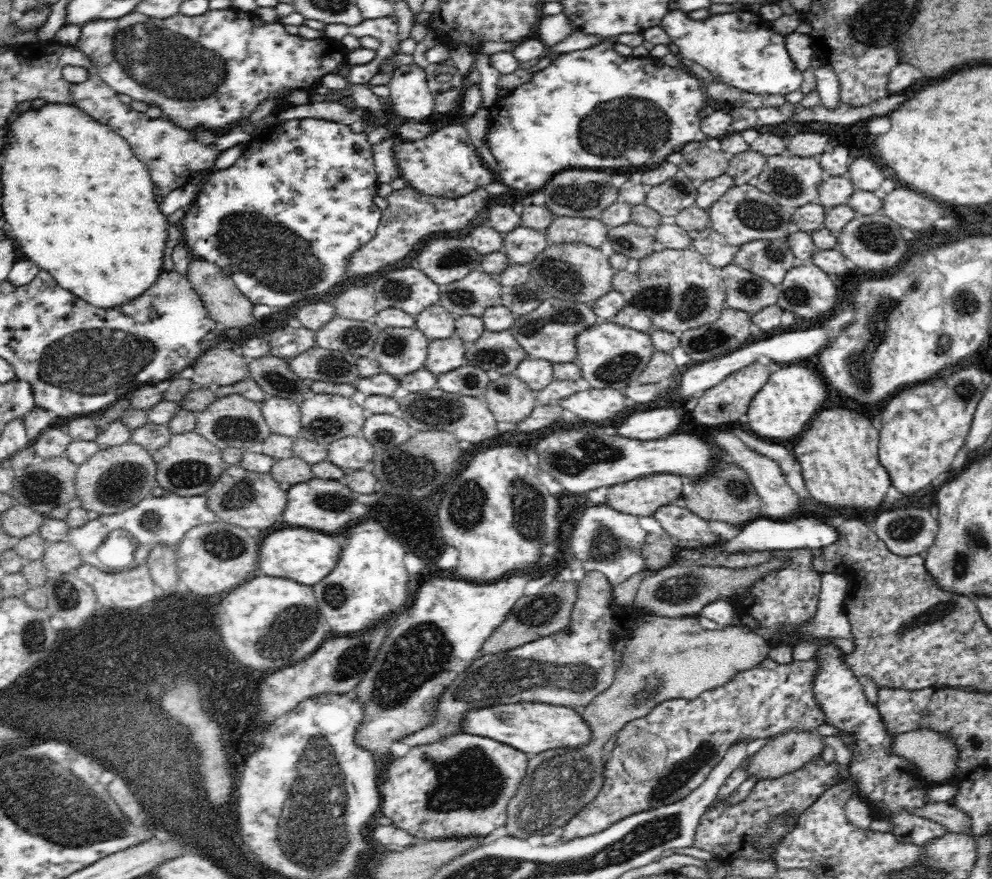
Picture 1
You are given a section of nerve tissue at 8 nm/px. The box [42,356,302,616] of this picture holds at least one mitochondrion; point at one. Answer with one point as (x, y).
(121, 482)

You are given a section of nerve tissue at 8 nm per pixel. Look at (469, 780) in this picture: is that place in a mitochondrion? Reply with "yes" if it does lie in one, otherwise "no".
yes

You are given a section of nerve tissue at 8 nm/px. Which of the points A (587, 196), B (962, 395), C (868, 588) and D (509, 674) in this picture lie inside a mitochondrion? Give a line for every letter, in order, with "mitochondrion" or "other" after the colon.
A: mitochondrion
B: mitochondrion
C: other
D: mitochondrion

